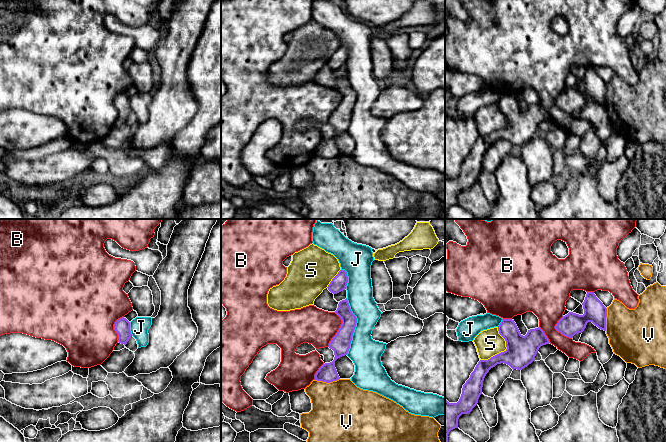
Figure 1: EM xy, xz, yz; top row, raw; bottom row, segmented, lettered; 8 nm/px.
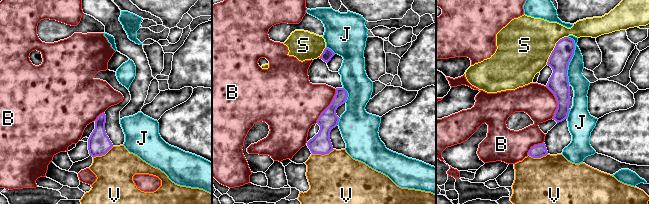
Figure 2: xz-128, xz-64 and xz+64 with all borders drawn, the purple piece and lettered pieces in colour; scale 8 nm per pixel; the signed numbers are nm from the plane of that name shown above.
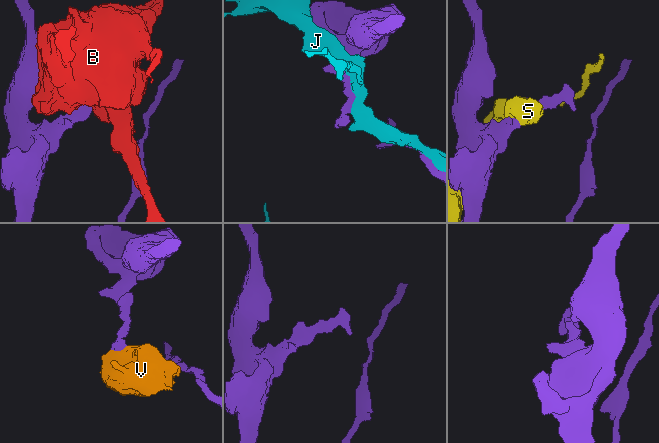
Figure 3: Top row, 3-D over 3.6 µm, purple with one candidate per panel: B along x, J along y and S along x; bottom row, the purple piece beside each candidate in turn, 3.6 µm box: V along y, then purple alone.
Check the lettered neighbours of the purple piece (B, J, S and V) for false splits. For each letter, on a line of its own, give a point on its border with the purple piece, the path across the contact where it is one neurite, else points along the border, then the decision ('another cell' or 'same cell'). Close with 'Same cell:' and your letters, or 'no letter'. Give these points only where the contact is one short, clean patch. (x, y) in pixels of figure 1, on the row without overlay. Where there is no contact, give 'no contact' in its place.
B: meets purple in xz at (339, 105); another cell
J: meets purple in xz at (355, 102); another cell
S: meets purple in yz at (504, 127); another cell
V: meets purple in xz at (327, 158); border along xz (339, 154), (329, 158), (315, 156); another cell
Same cell: no letter

